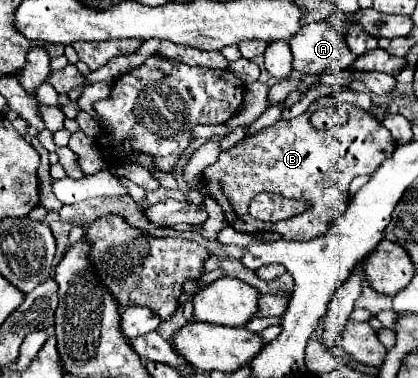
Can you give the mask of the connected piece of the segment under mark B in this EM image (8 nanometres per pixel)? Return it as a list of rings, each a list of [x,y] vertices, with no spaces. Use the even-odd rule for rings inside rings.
[[[333,96],[321,97],[313,101],[299,117],[287,121],[283,119],[239,141],[231,149],[223,151],[219,159],[205,169],[205,195],[217,201],[231,227],[243,233],[277,231],[283,235],[283,239],[313,239],[315,235],[327,231],[327,223],[337,219],[347,209],[351,179],[363,173],[373,173],[387,157],[393,155],[397,143],[393,141],[391,133],[379,119],[373,117],[371,111],[359,107],[347,105],[349,121],[343,127],[335,127],[327,133],[315,131],[309,123],[309,115],[317,109],[333,105],[337,105]],[[261,191],[277,193],[289,199],[301,199],[307,201],[309,207],[301,215],[285,221],[257,221],[247,209],[249,201]]]

